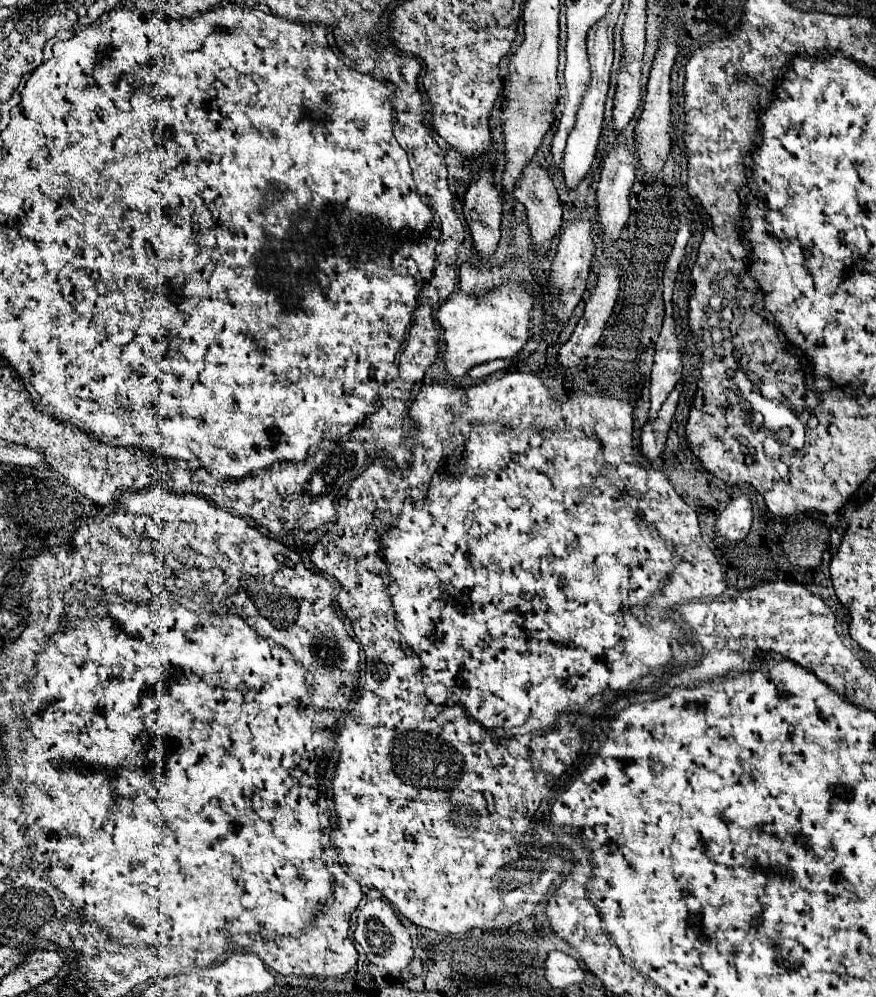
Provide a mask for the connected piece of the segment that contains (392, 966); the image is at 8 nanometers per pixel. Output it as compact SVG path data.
M369 899L359 915L357 915L357 927L353 931L353 939L363 947L369 963L385 967L391 975L399 973L401 969L405 969L409 965L409 961L413 959L413 947L411 947L411 937L407 927L399 921L399 917L395 915L393 907L383 901L383 899Z

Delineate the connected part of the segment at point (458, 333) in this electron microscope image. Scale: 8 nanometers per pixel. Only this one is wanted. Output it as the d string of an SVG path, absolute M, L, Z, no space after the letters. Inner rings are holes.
M503 285L501 289L483 297L455 291L437 311L437 321L443 329L445 369L451 377L463 377L473 365L493 359L515 357L529 341L533 295L519 285Z

